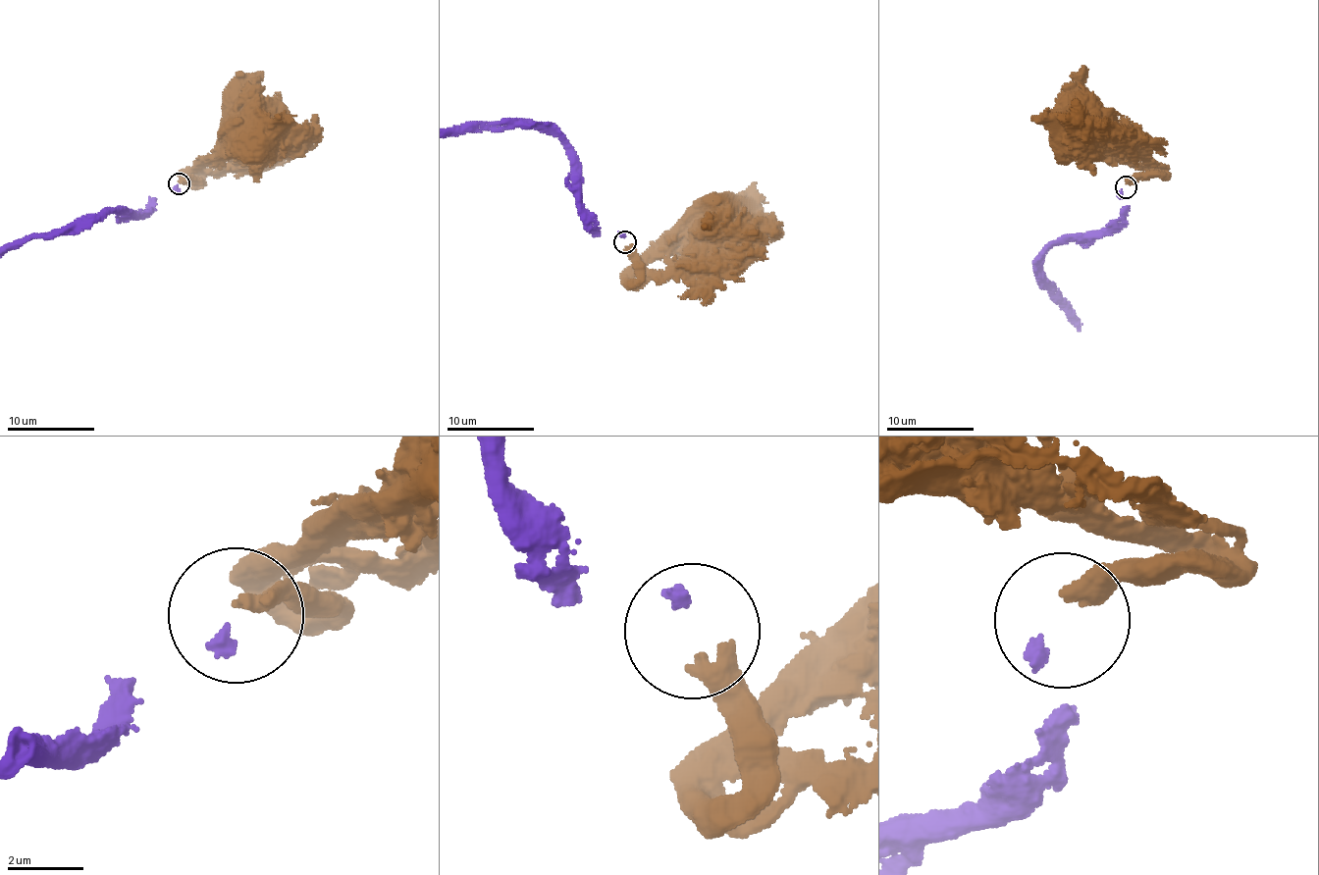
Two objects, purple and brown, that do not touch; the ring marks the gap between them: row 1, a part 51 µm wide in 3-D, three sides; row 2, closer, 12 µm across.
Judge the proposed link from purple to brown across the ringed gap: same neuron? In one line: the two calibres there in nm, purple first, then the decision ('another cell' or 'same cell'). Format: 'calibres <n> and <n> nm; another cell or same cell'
calibres 380 and 480 nm; same cell

